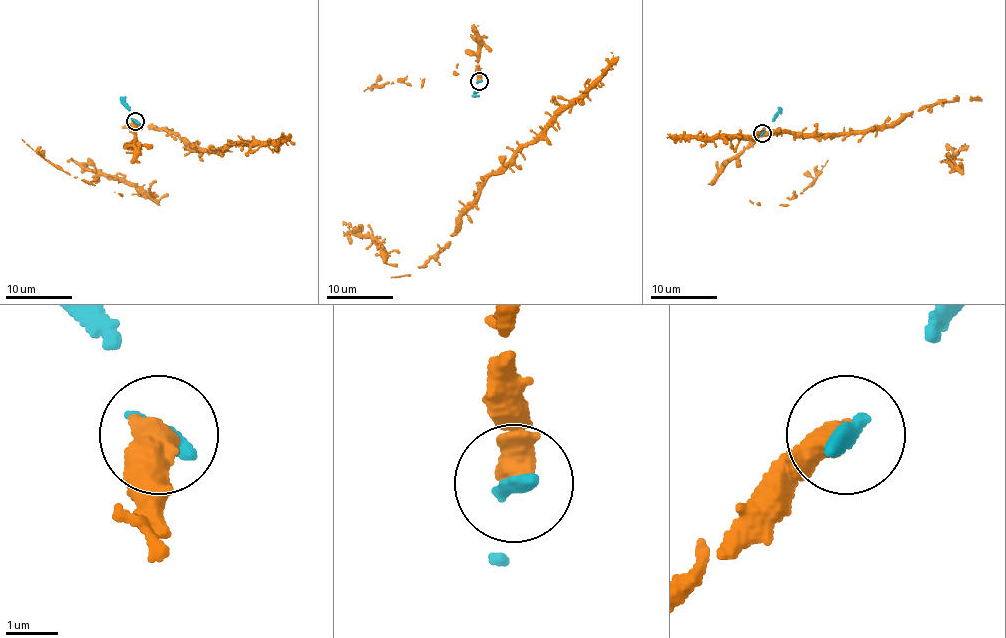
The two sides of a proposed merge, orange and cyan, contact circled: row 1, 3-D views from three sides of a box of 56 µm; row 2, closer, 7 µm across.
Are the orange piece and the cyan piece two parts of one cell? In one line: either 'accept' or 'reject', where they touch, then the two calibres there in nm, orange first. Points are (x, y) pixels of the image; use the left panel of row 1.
accept; place (135, 121); calibres 550 and 360 nm

